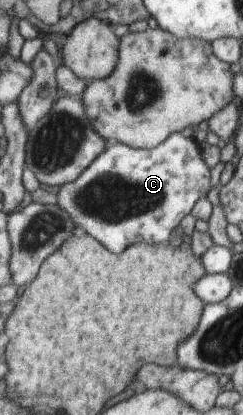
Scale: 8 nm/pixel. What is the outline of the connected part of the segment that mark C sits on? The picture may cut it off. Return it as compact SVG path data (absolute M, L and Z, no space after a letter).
M180 132L168 135L162 143L152 149L134 149L133 147L124 145L124 143L110 142L107 143L104 151L74 181L64 183L64 185L60 186L57 193L57 204L62 211L66 211L70 215L70 219L74 221L75 226L82 227L84 231L87 231L88 235L94 236L94 239L98 239L106 249L110 249L110 251L114 251L118 255L126 247L130 247L134 243L167 243L175 241L176 234L179 232L180 221L192 211L194 205L196 205L201 197L208 195L211 179L210 170L204 158L202 158L200 144L193 137L184 137Z

